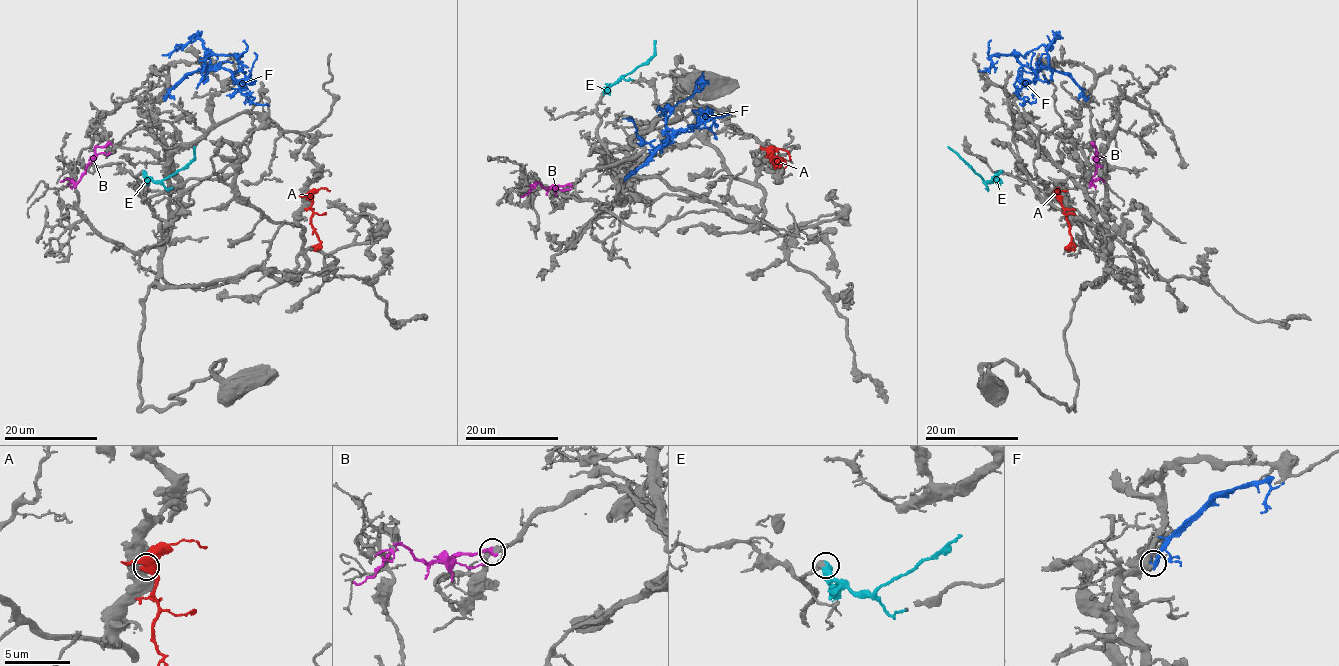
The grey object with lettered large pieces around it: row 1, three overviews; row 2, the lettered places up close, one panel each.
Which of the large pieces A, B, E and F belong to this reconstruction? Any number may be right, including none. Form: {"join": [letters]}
{"join": ["E"]}

